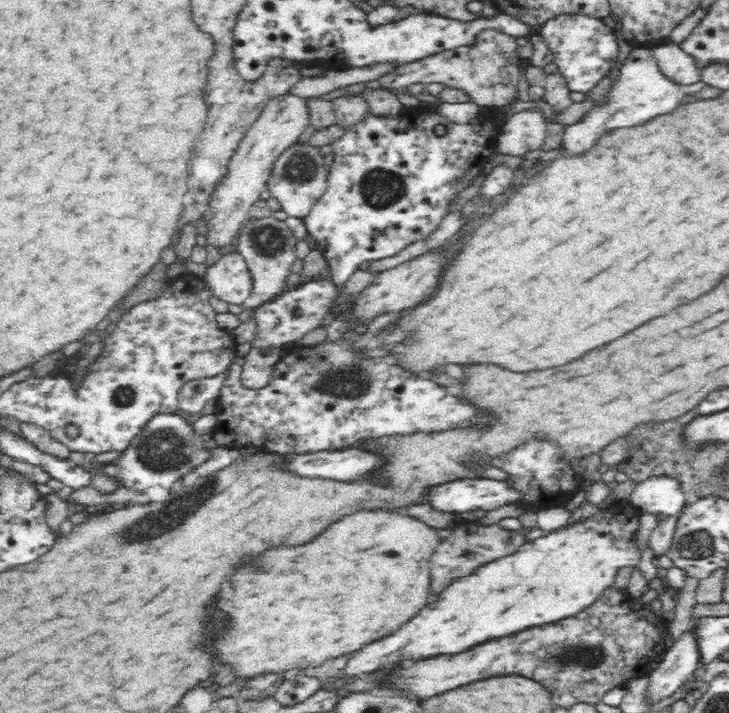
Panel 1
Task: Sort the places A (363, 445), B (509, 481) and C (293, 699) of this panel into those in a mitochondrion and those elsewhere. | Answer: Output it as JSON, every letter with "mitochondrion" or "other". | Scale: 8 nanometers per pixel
{"A":"other","B":"other","C":"other"}

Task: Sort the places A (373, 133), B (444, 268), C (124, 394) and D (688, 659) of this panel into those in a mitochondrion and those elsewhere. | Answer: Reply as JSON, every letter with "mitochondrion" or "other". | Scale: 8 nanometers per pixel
{"A":"other","B":"other","C":"mitochondrion","D":"other"}

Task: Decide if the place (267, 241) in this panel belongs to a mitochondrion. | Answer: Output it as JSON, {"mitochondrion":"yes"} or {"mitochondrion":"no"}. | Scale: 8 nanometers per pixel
{"mitochondrion":"yes"}

